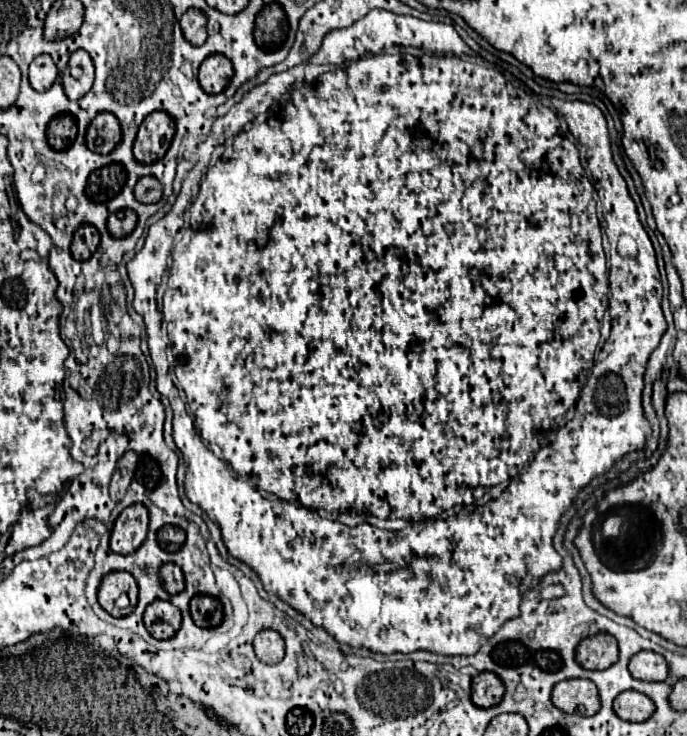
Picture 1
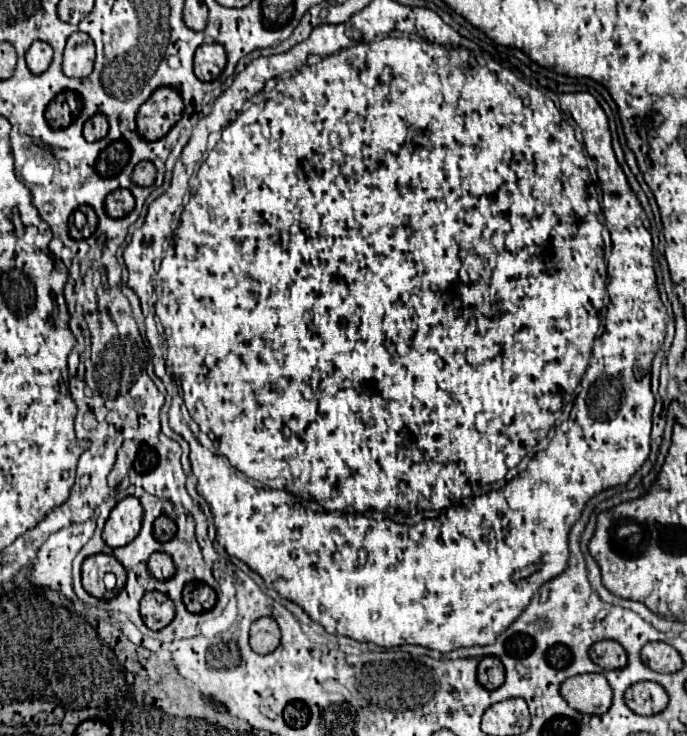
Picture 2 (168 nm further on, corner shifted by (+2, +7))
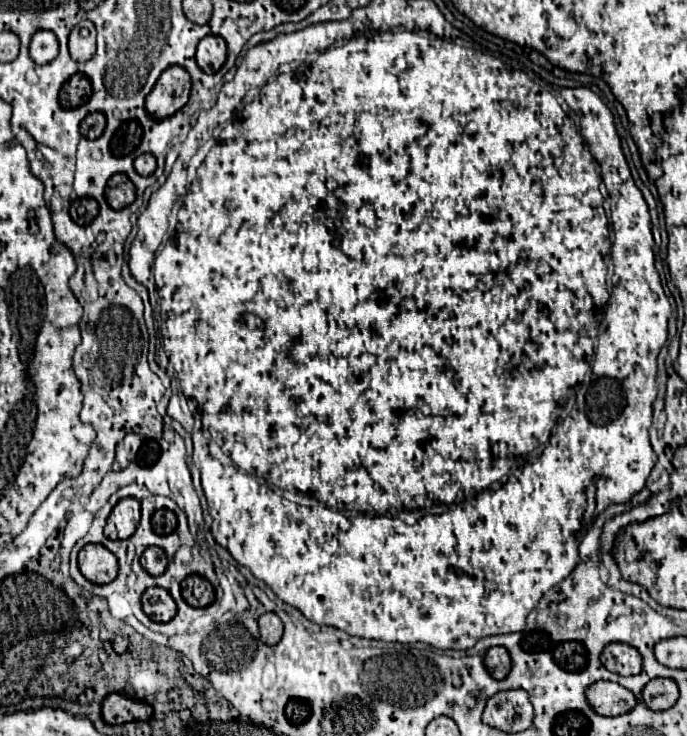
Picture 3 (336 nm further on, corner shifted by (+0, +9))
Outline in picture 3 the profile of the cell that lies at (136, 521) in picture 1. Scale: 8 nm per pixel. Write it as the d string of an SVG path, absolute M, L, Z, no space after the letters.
M122 498L110 512L104 534L110 540L130 538L140 522L140 502L136 498Z

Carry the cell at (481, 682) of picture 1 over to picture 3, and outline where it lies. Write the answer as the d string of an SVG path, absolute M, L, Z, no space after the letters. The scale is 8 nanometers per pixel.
M494 646L486 652L486 658L484 658L484 664L488 668L488 672L496 678L496 680L502 680L508 672L510 672L510 654L506 648L502 646Z

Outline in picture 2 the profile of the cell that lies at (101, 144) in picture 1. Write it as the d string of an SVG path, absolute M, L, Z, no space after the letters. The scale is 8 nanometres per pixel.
M96 114L84 124L84 138L88 142L102 140L106 134L108 134L108 120L104 114Z

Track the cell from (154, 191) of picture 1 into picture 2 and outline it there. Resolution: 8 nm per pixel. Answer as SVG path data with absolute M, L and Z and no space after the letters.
M140 162L134 168L132 182L136 186L152 186L154 184L154 178L156 178L156 166L152 162Z

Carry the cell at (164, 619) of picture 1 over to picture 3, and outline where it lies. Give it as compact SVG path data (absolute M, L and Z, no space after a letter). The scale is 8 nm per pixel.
M148 588L142 594L142 608L154 622L170 622L176 616L176 604L168 590L164 588Z

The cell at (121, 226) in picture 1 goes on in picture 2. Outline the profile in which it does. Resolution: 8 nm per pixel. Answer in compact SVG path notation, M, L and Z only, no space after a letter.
M116 190L106 198L106 214L110 218L124 218L134 208L134 196L130 190Z

